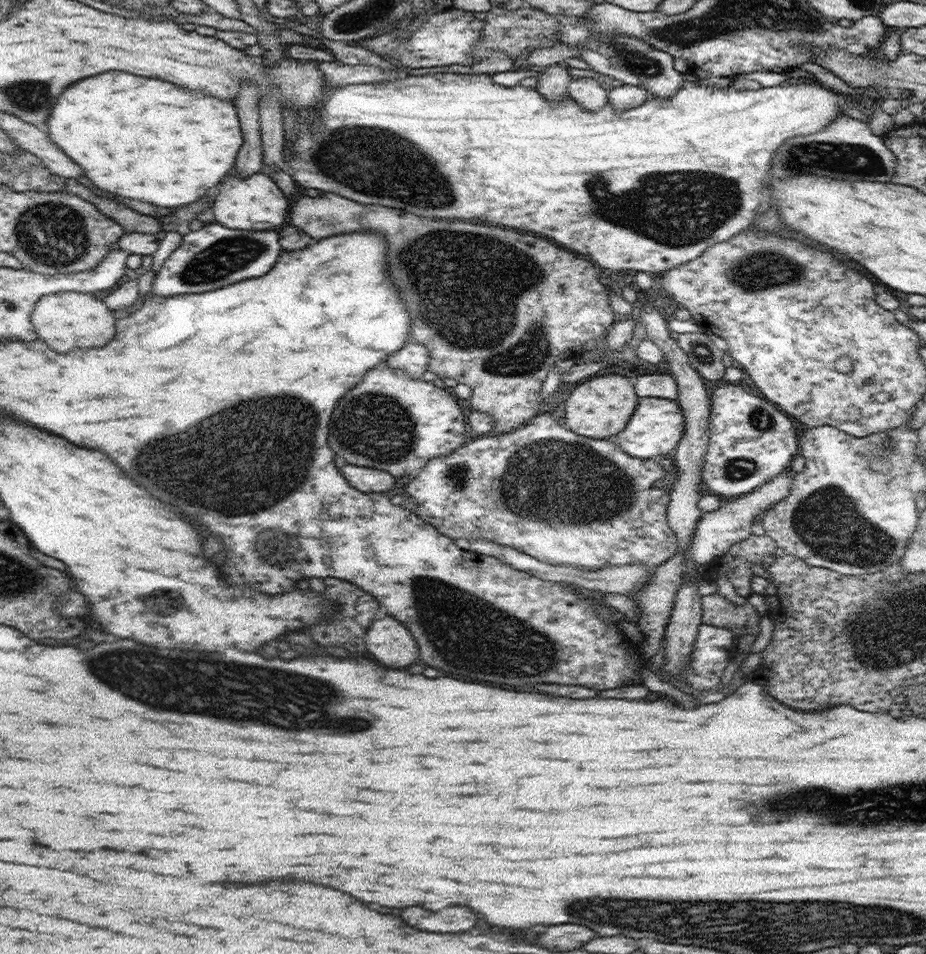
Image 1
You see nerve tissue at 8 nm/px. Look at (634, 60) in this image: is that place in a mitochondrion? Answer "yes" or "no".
yes

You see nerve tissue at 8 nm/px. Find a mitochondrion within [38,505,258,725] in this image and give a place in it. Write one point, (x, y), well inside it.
(168, 601)

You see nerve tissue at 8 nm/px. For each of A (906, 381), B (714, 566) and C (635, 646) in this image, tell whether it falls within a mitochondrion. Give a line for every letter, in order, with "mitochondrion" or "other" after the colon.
A: other
B: other
C: other

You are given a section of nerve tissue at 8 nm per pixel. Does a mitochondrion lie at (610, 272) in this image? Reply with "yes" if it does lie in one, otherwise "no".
no

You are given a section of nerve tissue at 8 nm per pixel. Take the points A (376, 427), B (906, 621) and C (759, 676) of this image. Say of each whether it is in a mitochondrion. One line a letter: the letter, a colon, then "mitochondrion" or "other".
A: mitochondrion
B: mitochondrion
C: other

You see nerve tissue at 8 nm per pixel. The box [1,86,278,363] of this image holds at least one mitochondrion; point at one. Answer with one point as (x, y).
(51, 234)

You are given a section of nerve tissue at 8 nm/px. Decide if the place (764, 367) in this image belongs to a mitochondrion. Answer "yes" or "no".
no

